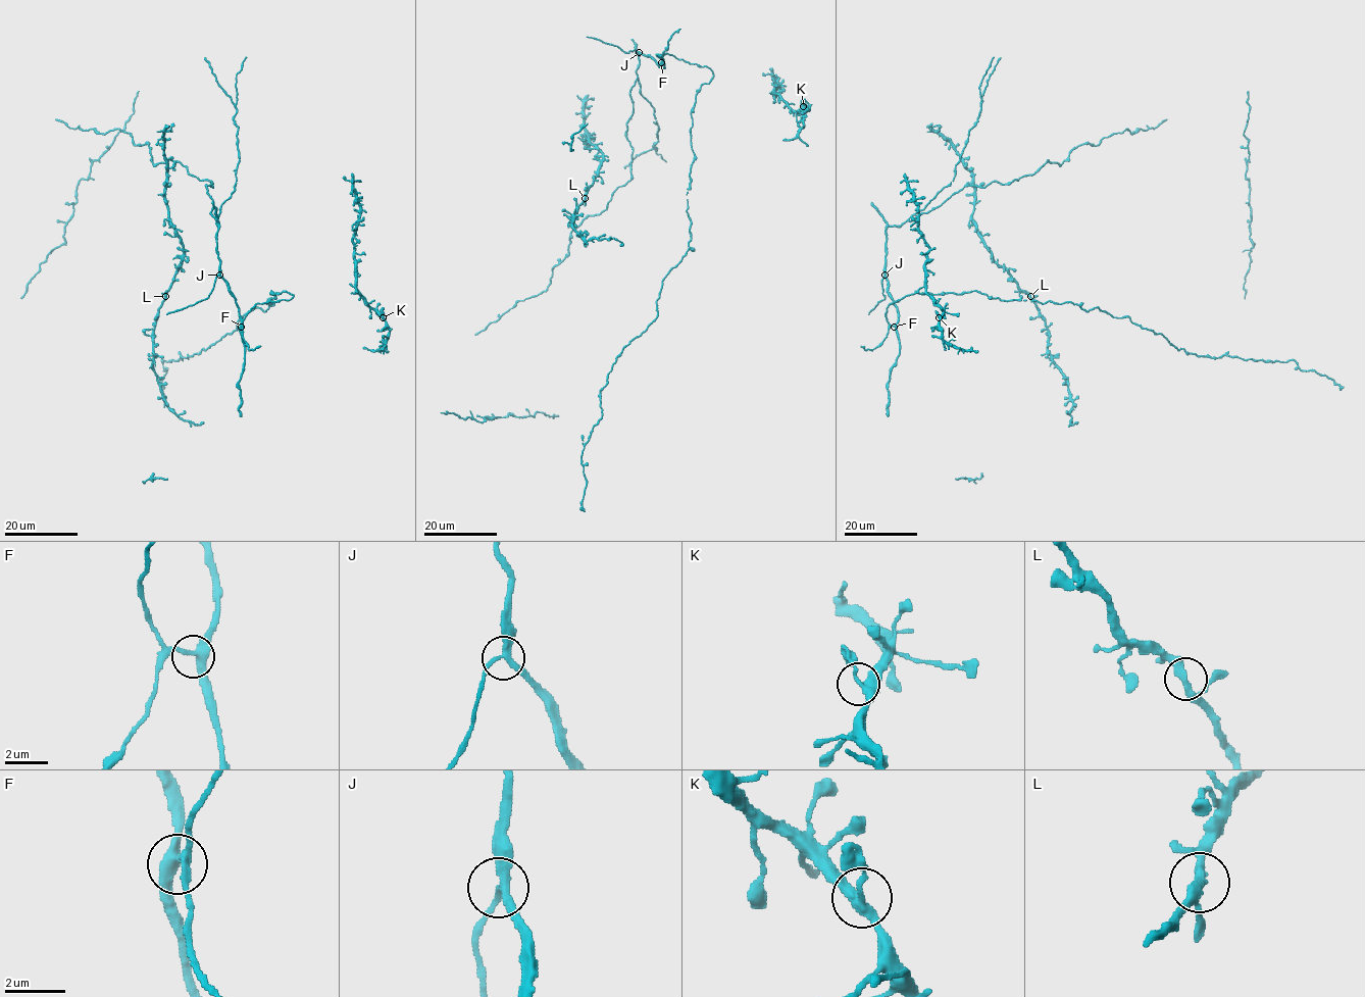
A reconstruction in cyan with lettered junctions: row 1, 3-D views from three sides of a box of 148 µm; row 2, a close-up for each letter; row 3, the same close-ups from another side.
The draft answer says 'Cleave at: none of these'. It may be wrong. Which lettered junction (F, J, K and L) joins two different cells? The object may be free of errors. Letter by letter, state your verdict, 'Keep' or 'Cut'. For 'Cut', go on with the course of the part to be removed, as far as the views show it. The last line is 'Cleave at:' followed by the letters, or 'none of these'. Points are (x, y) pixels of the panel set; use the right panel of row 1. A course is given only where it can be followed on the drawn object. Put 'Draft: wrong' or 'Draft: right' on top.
Draft: right
F: Keep
J: Keep
K: Keep
L: Keep
Cleave at: none of these

